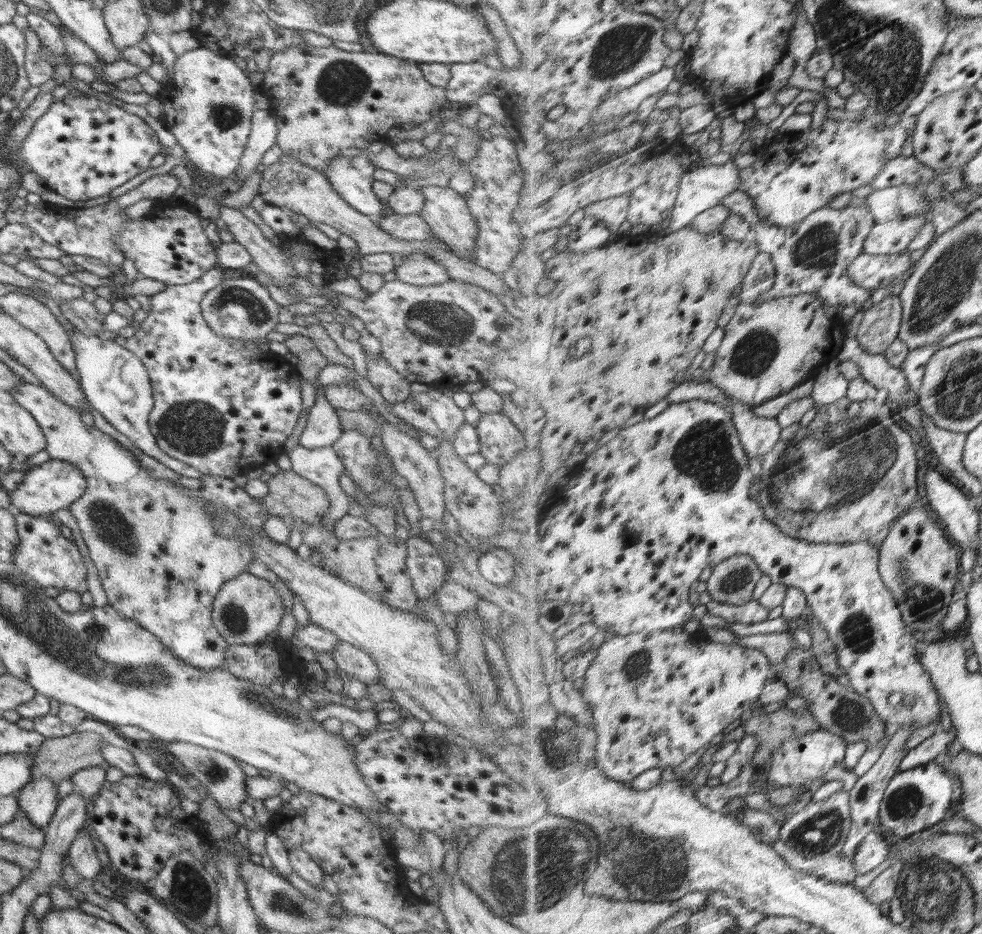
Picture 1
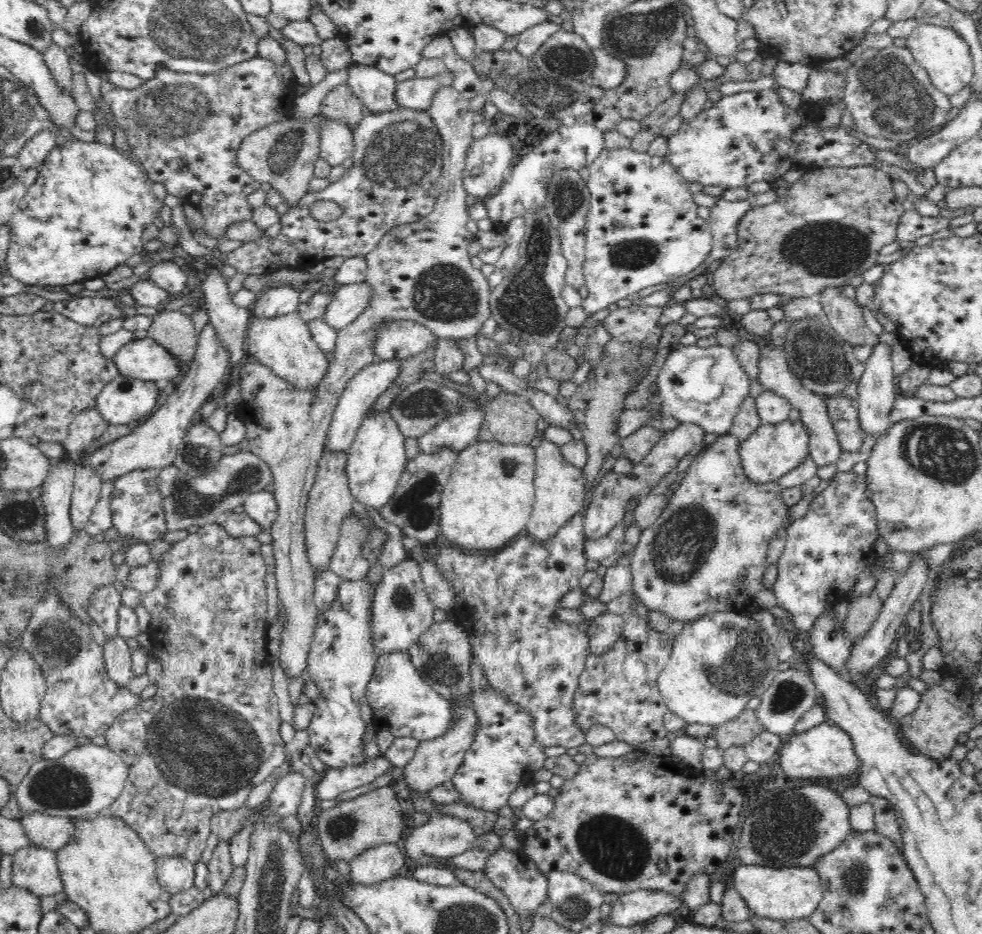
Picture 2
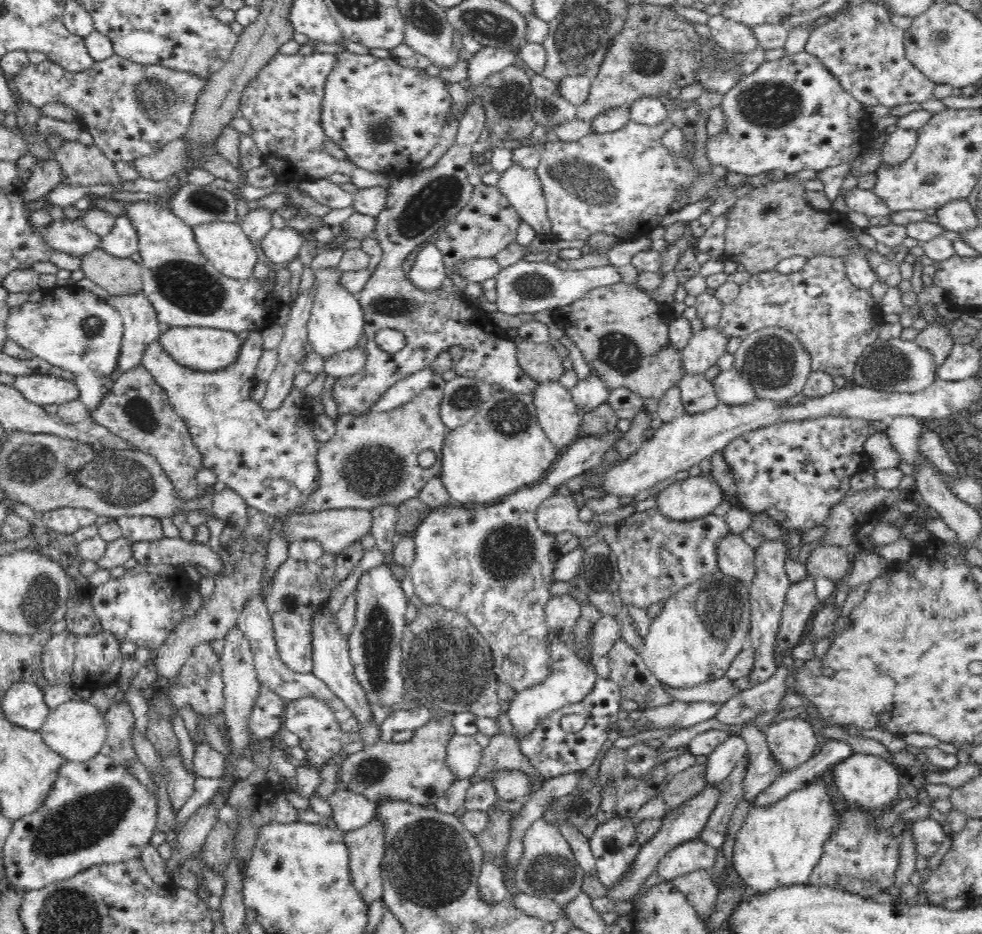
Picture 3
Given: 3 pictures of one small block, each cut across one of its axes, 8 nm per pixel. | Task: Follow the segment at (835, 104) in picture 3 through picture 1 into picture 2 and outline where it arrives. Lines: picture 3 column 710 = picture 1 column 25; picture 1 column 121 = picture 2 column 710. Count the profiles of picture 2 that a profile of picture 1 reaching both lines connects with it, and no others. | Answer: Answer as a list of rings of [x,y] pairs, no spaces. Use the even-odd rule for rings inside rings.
[[[776,89],[745,91],[723,95],[710,109],[702,109],[694,118],[688,119],[672,136],[667,138],[665,159],[688,181],[705,186],[718,186],[724,191],[749,187],[755,182],[775,182],[789,170],[816,165],[819,168],[872,167],[876,162],[873,147],[852,136],[842,124],[822,127],[822,114],[814,102],[802,103],[798,109],[786,107]]]

